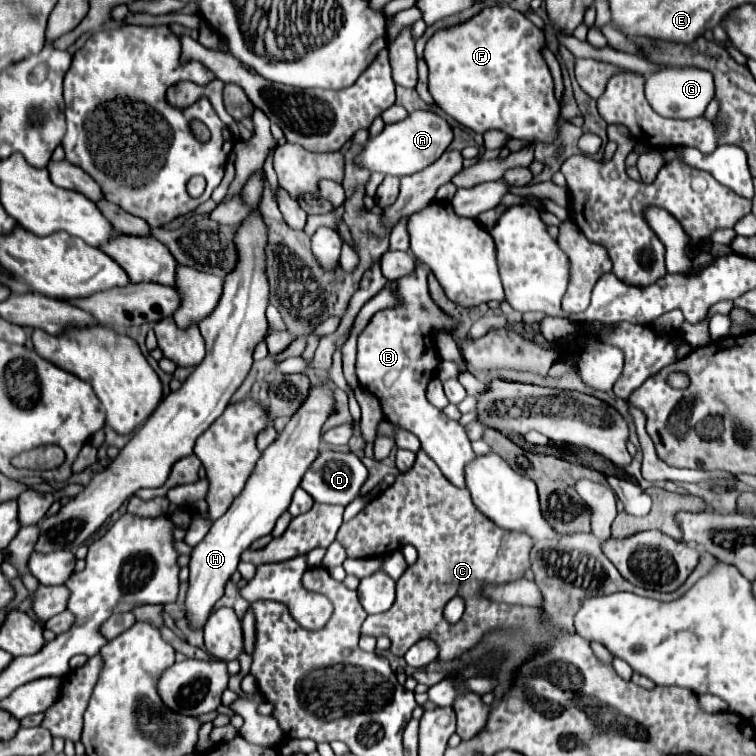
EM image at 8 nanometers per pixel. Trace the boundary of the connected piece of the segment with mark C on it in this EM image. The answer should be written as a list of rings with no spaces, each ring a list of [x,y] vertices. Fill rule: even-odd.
[[[422,451],[416,453],[416,463],[410,471],[400,473],[384,493],[380,493],[376,499],[372,499],[356,517],[342,523],[338,531],[338,543],[346,549],[348,557],[362,559],[364,555],[376,555],[376,551],[396,551],[404,545],[414,545],[418,549],[418,560],[396,582],[396,598],[394,605],[378,615],[368,615],[362,633],[364,635],[386,635],[392,641],[390,651],[398,657],[402,657],[414,643],[428,637],[434,639],[440,647],[440,659],[454,659],[458,653],[474,647],[478,639],[484,635],[484,631],[504,625],[504,627],[526,627],[532,631],[536,639],[544,639],[544,635],[538,629],[538,611],[534,607],[522,607],[522,605],[506,605],[506,603],[494,603],[490,599],[480,597],[480,585],[482,583],[506,583],[520,579],[524,569],[530,569],[530,549],[532,539],[528,535],[522,535],[518,531],[506,531],[492,523],[486,515],[482,515],[466,489],[458,489],[448,483],[448,479],[442,475],[438,465],[434,465]],[[452,597],[464,597],[466,599],[466,613],[456,623],[450,625],[442,617],[444,605]]]

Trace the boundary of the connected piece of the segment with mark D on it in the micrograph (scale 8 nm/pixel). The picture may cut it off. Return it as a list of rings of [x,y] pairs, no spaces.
[[[322,451],[316,461],[310,465],[310,469],[306,471],[300,487],[312,495],[314,501],[318,503],[332,503],[332,505],[348,505],[350,501],[354,501],[360,495],[360,487],[364,485],[368,477],[366,467],[362,465],[362,461],[350,451],[350,453],[342,453],[342,451]]]

